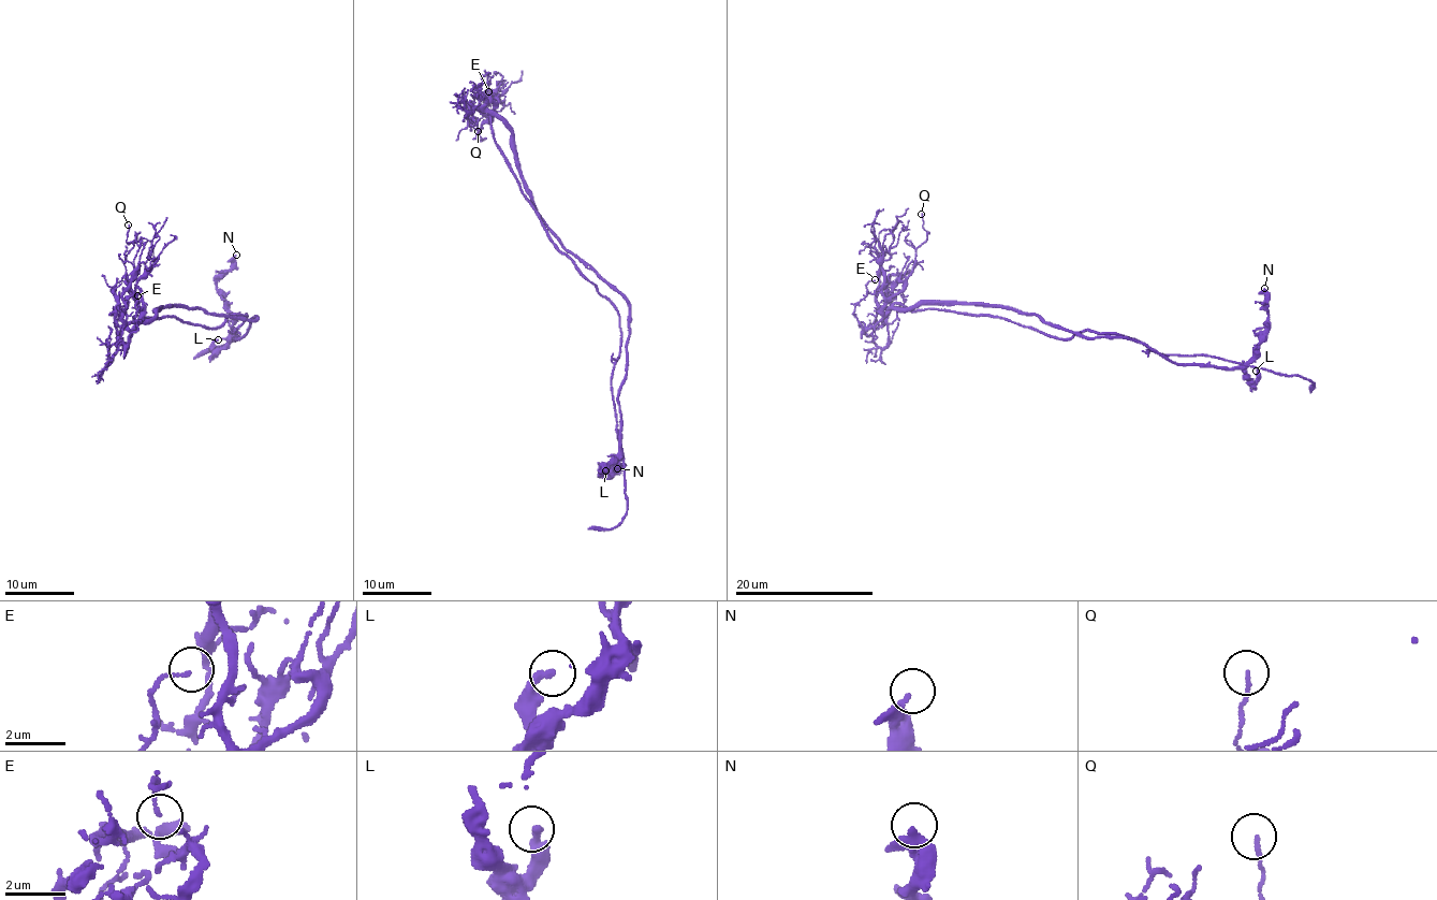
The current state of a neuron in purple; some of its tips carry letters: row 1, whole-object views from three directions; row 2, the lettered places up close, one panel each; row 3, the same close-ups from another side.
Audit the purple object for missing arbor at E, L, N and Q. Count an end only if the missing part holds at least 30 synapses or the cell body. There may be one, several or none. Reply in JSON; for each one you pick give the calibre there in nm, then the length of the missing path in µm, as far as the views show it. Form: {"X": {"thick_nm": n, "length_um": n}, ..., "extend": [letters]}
{"extend": []}

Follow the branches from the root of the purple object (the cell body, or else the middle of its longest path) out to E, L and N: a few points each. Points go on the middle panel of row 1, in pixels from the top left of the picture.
E: (575, 264), (552, 241), (494, 139), (480, 90), (481, 77), (488, 73), (488, 91)
L: (575, 264), (619, 316), (621, 346), (611, 375), (611, 392), (620, 450), (605, 470)
N: (575, 264), (619, 316), (621, 346), (611, 375), (611, 392), (621, 458), (617, 466), (601, 476), (617, 468)

